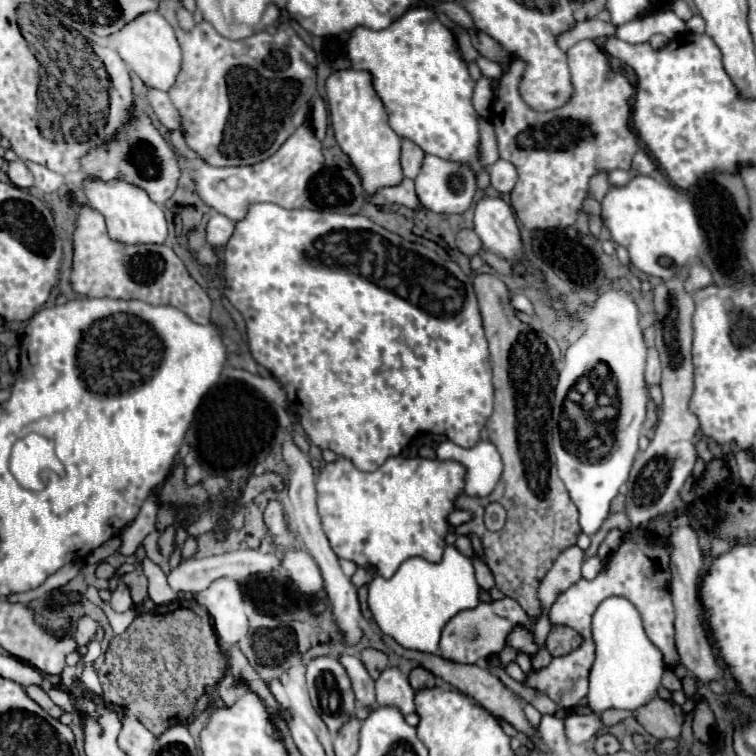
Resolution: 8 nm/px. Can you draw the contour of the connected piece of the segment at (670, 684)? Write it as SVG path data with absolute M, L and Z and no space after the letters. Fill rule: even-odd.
M666 670L664 676L662 676L662 686L668 688L668 690L682 690L682 682L680 678L672 672L672 670Z

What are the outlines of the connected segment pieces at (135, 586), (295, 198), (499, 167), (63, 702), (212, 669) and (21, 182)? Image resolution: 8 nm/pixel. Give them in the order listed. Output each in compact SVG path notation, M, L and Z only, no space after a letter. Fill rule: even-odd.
M140 564L136 566L134 572L122 576L120 582L128 584L128 588L130 588L130 592L132 592L132 600L134 600L134 604L140 604L142 600L148 598L148 590L146 590L146 588L148 588L148 580L146 580L146 576L144 576Z
M302 124L268 160L258 162L254 166L234 168L214 168L208 164L200 164L194 170L194 180L198 194L210 208L238 222L242 220L242 216L246 216L250 204L256 202L274 202L282 208L302 208L306 198L306 184L310 176L322 168L322 162L324 158L320 140L314 136L310 124Z
M498 160L496 164L492 164L488 168L490 172L490 184L494 190L498 190L500 194L504 192L512 192L516 180L518 180L518 174L516 174L516 168L506 162L506 160Z
M48 684L46 692L52 696L52 702L56 706L60 706L64 712L72 712L72 708L70 708L70 696L68 696L66 690L60 690L60 688L54 688L52 684Z
M178 598L170 604L158 606L154 612L136 616L134 622L126 628L126 632L114 636L106 652L106 660L98 670L98 676L102 682L104 696L112 704L122 706L126 714L138 718L154 736L160 736L162 732L166 732L166 728L188 722L196 706L194 702L206 692L210 684L218 684L224 672L226 672L226 658L216 642L216 634L212 630L206 606L198 604L196 600Z
M10 162L8 166L8 178L18 186L18 188L30 188L34 186L34 176L32 172L26 168L24 162Z

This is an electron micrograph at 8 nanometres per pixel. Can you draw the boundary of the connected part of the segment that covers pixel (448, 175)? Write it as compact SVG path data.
M426 154L420 174L416 176L416 194L424 208L438 212L438 214L462 214L470 208L474 194L476 194L476 182L474 172L466 166L460 166L456 162L446 162L438 156Z

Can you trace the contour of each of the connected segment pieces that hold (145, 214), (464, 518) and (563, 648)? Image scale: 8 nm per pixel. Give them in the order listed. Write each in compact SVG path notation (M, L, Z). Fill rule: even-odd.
M90 180L90 182L84 182L84 192L90 208L94 208L104 216L106 230L112 240L118 240L122 244L164 244L168 234L164 212L138 186L132 186L120 180L112 180L112 182Z
M454 510L450 516L448 516L448 522L450 522L450 526L452 528L456 528L456 526L460 526L460 524L466 524L466 522L470 522L472 520L472 512L470 510Z
M552 626L546 648L552 656L564 656L582 644L582 636L570 626Z

